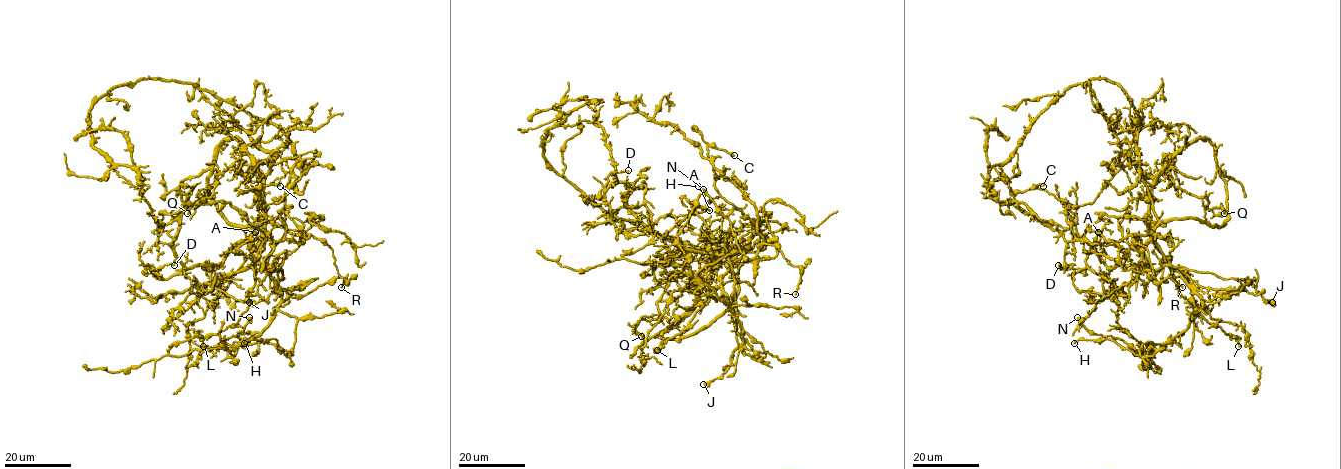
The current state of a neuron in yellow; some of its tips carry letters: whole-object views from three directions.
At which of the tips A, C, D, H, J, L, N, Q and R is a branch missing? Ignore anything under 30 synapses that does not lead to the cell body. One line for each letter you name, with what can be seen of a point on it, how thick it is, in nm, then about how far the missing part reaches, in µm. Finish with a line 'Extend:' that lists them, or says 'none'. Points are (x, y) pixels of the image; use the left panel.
Extend: none

